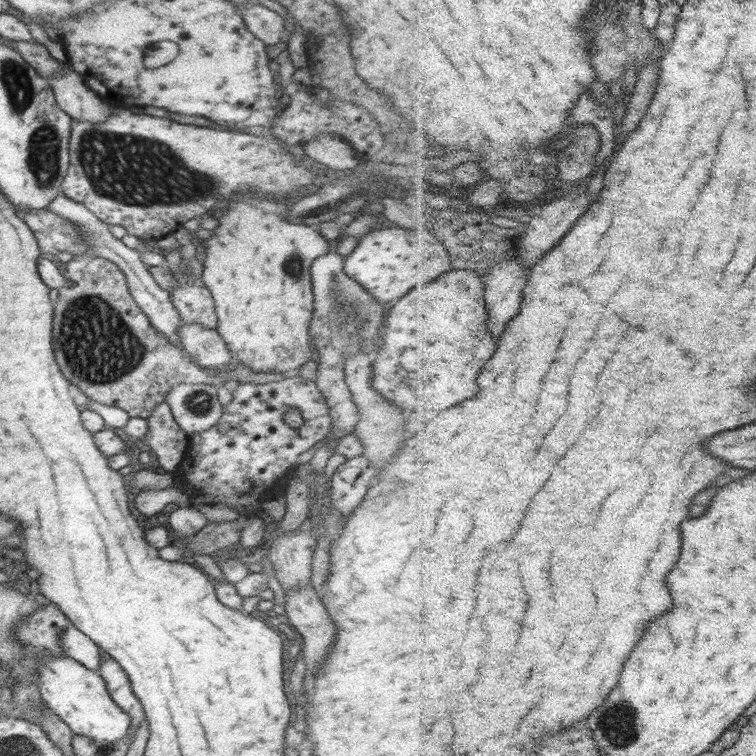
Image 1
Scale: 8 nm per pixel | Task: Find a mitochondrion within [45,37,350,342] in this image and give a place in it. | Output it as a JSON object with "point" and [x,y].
{"point":[118,166]}

